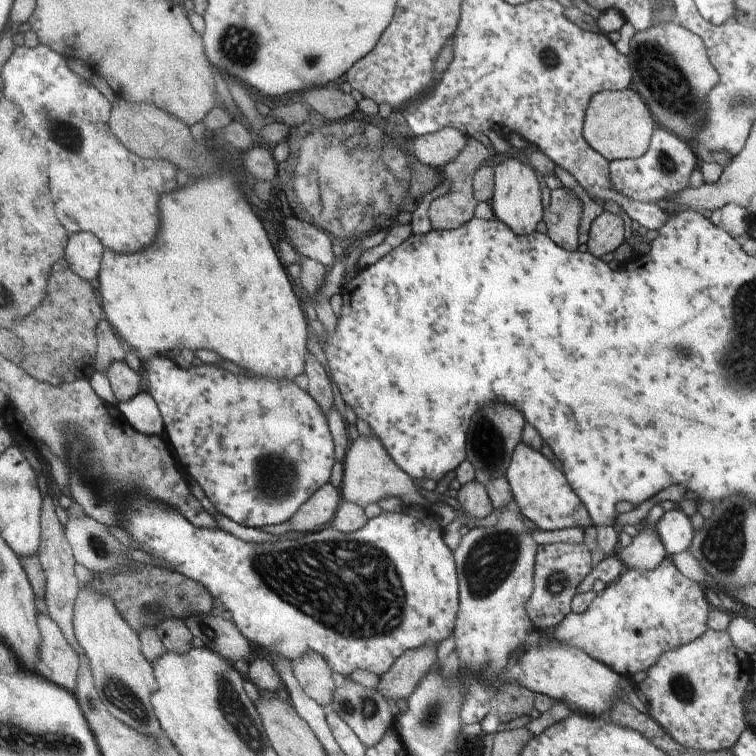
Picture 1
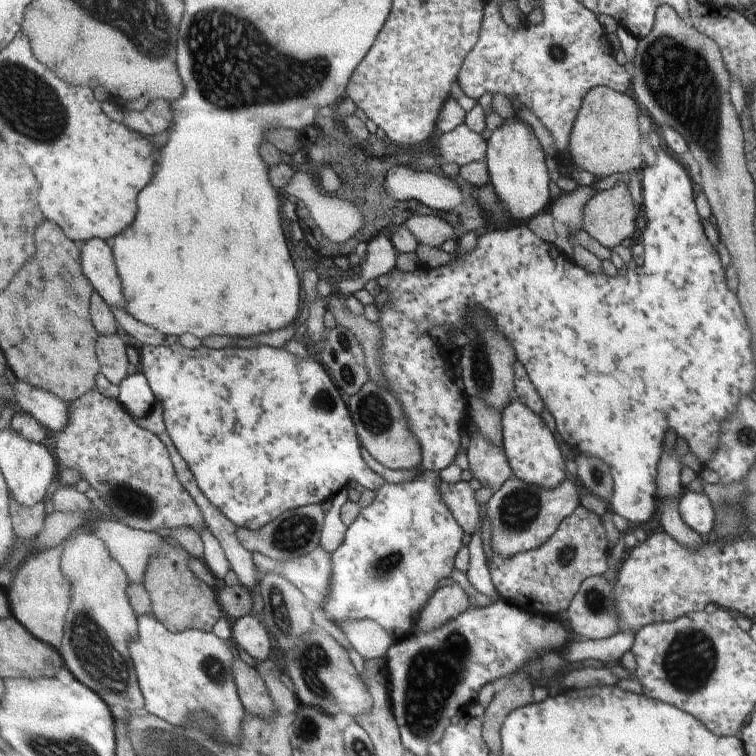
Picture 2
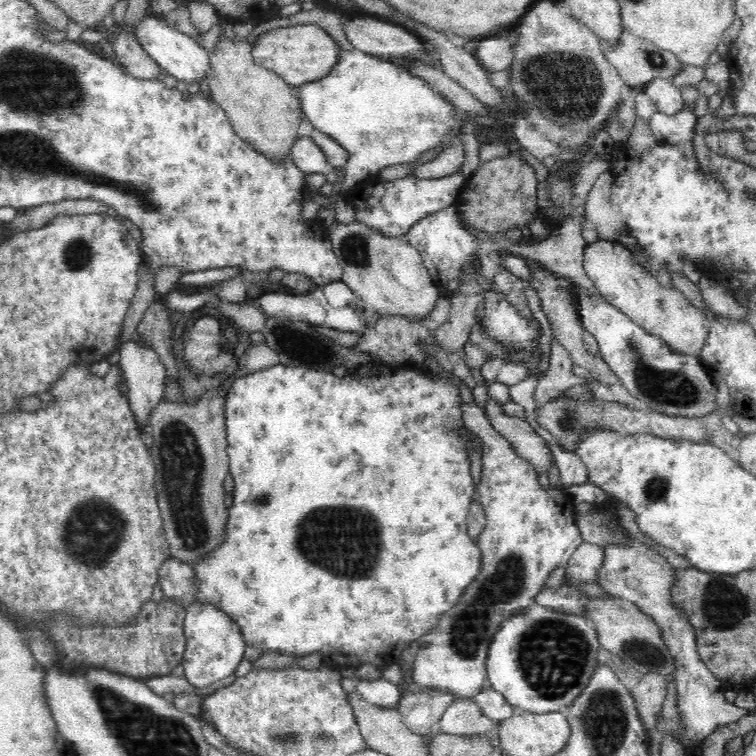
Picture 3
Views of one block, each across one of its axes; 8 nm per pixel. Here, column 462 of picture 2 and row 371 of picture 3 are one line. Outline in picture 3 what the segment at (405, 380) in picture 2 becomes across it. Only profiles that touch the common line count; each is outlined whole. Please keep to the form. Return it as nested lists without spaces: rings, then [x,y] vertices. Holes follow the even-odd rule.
[[[279,362],[276,366],[262,368],[236,379],[227,390],[224,422],[229,474],[240,492],[234,492],[234,506],[230,510],[225,541],[203,561],[194,563],[194,580],[197,581],[194,602],[208,602],[229,614],[240,626],[248,647],[258,646],[304,657],[312,652],[322,652],[340,674],[345,674],[349,667],[358,668],[358,664],[366,662],[372,662],[379,668],[398,663],[402,651],[409,647],[410,642],[428,634],[439,623],[441,615],[456,606],[466,587],[481,571],[480,547],[466,530],[470,505],[476,500],[470,459],[464,450],[463,440],[454,434],[454,430],[450,430],[458,426],[462,419],[458,388],[440,374],[428,376],[418,370],[402,368],[394,370],[390,378],[382,376],[358,380],[358,376],[354,378],[346,374],[338,378],[328,371],[286,366]]]

